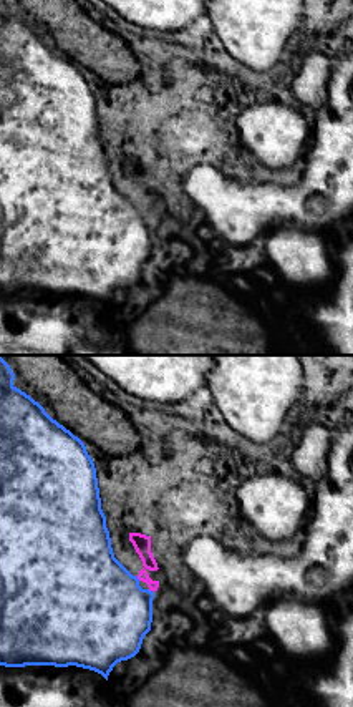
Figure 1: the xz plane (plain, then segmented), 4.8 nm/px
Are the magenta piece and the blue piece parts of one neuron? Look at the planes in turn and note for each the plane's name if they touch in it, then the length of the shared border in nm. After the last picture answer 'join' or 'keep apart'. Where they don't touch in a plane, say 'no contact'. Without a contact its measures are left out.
contact in xz; length 40 nm

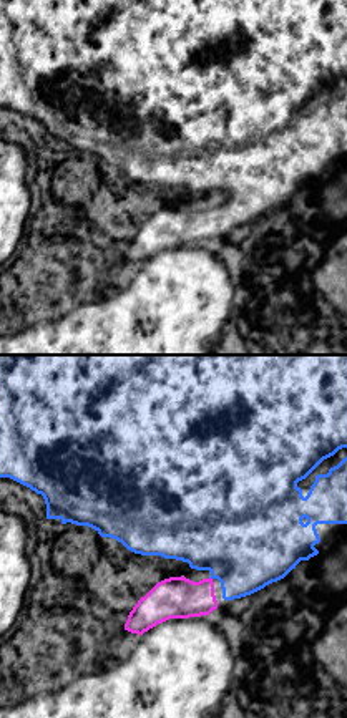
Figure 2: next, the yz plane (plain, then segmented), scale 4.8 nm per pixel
no contact

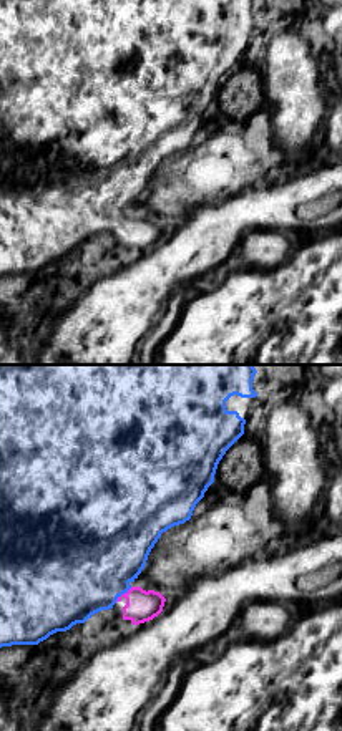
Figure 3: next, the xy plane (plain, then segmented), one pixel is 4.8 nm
contact in xy; length 110 nm

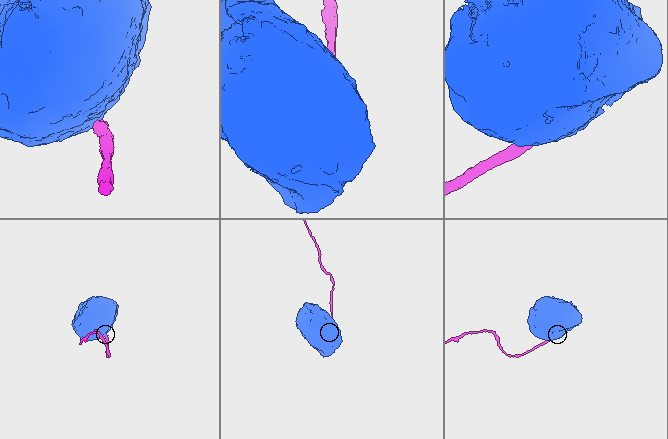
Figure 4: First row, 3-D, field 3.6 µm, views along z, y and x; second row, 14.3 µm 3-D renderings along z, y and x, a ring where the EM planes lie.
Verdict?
join

